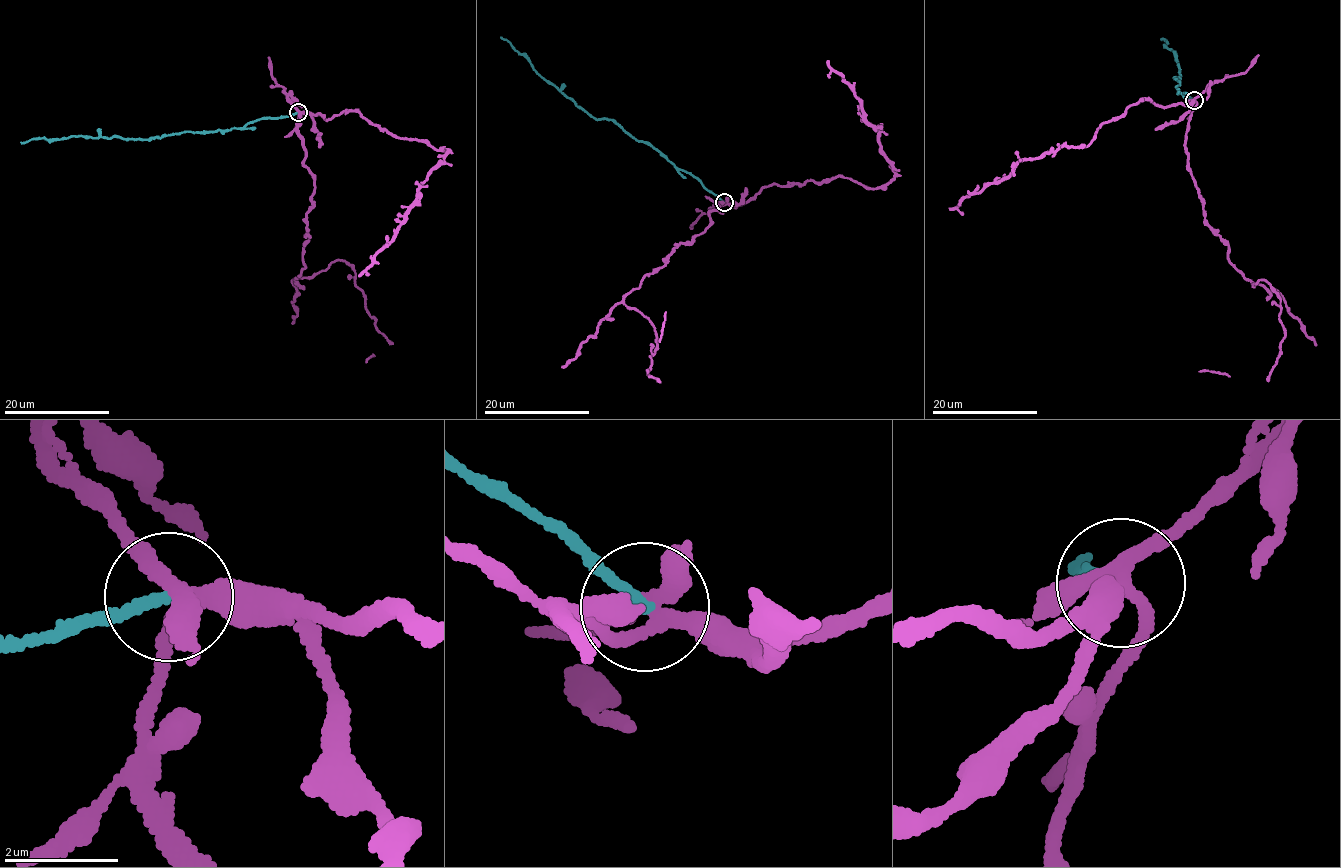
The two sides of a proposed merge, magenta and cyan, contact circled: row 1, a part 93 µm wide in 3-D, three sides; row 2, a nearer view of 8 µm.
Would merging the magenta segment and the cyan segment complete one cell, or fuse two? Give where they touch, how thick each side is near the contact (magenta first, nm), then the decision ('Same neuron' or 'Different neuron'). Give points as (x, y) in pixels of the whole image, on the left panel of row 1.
Place: (298, 112). Thickness 280 nm (magenta) against 190 nm. Different neuron

